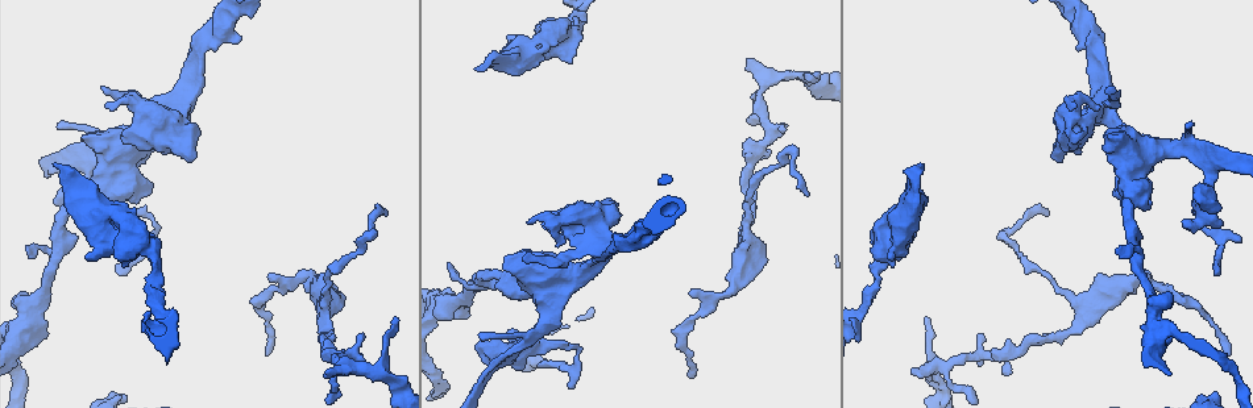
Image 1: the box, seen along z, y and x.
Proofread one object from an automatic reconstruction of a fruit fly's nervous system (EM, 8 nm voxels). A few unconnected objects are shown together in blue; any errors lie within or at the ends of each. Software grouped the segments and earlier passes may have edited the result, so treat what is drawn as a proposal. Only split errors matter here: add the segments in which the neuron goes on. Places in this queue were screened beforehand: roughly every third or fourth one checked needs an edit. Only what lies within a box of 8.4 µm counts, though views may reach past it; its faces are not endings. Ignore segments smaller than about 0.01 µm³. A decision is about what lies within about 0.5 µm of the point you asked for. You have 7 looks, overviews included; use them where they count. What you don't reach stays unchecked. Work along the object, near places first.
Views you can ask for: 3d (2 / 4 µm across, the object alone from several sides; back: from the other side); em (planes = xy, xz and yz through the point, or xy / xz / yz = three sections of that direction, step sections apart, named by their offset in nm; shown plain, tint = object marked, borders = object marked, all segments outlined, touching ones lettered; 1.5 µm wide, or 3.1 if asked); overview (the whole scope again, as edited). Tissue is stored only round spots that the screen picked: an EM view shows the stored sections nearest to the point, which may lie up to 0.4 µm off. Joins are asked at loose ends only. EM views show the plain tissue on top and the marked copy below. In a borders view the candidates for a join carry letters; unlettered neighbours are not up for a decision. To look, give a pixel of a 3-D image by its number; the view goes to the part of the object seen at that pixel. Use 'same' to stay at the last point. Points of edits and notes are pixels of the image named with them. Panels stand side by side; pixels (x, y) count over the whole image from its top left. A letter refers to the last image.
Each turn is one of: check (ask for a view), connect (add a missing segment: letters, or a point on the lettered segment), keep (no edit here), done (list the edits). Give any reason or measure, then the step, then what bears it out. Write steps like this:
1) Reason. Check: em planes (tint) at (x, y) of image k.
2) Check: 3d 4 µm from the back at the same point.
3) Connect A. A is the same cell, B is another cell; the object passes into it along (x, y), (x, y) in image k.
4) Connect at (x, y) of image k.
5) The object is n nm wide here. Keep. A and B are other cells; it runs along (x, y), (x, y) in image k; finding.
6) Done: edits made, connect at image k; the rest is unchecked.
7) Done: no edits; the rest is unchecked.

An open end. Check: em xy step 4 (borders) at (911, 369) of image 1.

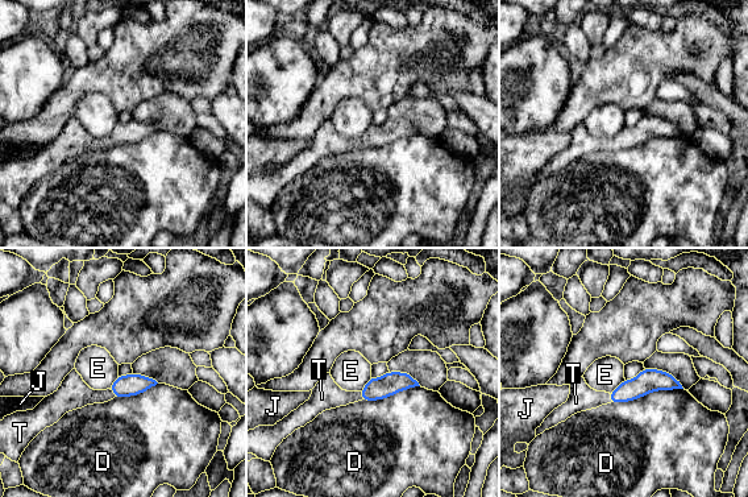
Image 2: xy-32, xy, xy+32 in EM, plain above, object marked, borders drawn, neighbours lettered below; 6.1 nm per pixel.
Another direction. Check: em planes (borders) at the same point.

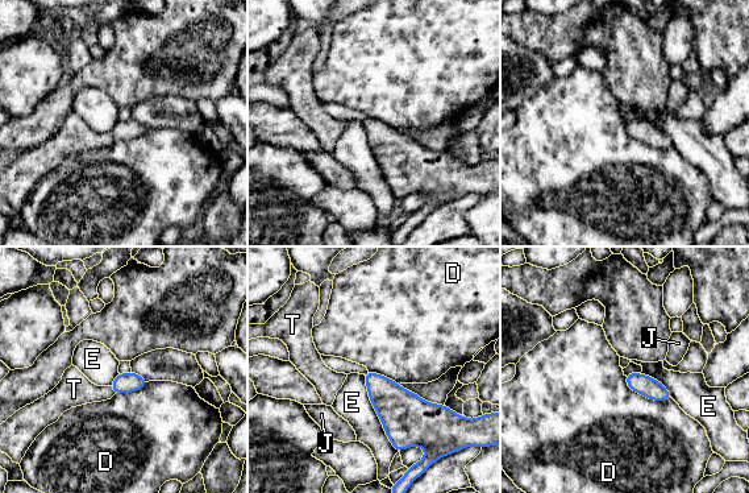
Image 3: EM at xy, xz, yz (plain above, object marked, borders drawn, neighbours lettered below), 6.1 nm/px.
The object is 130 nm wide here. Connect T. T is the same cell, D, E and J are other cells; the object passes into it along (124, 382), (112, 389), (74, 389) in image 3; the neuron continues.

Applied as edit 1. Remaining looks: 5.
An open end. Check: 3d 4 µm at (387, 215) of image 1.

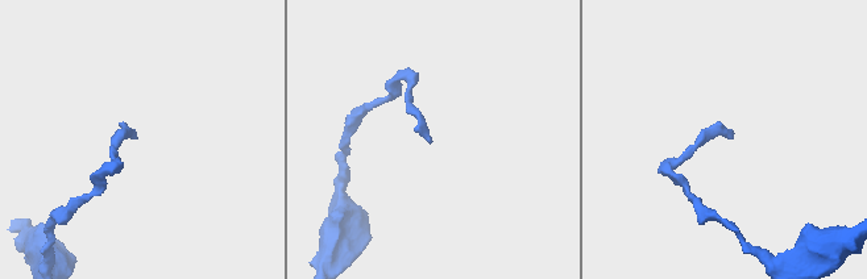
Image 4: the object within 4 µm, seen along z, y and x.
Shape alone is not enough. Check: em planes (borders) at (135, 135) of image 4.

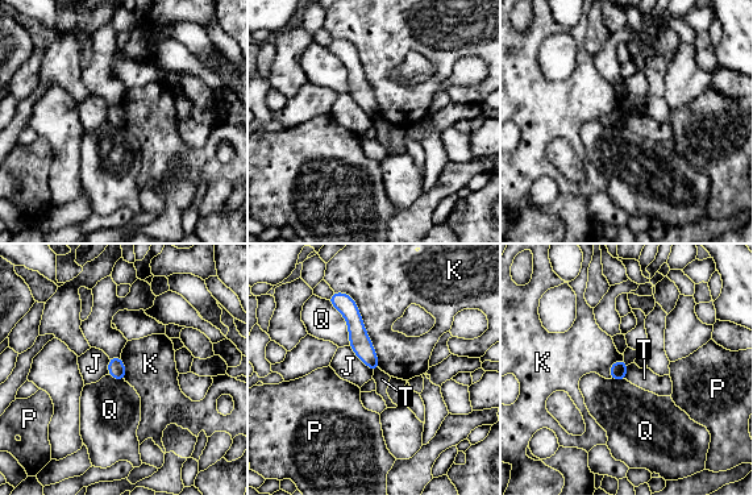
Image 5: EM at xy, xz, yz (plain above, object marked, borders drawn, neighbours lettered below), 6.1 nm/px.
Keep. J, K, P, Q and T are other cells; no lettered segment goes on from it.

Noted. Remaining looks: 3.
Free end. Check: em yz step 4 (tint) at (133, 208) of image 1.

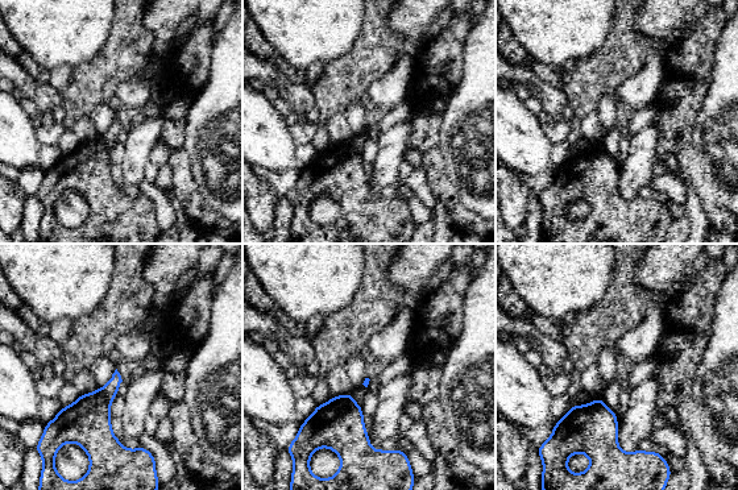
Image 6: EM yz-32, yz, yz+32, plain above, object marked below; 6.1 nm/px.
Check: em planes (borders) at the same point.

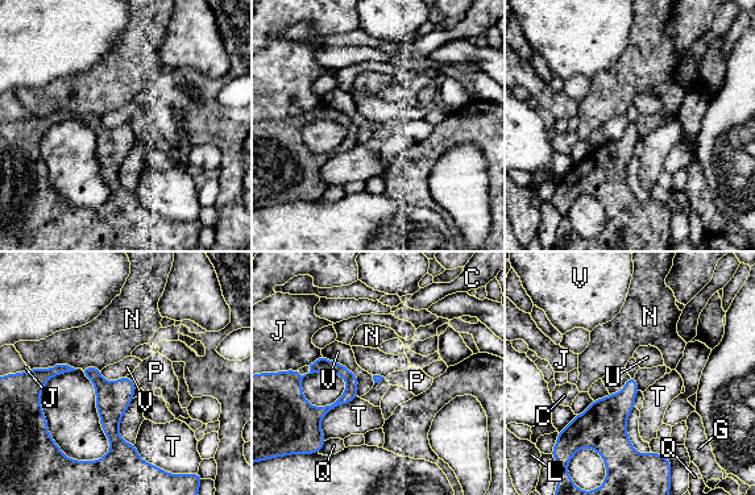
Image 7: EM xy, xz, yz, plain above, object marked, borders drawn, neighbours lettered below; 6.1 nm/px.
Keep. C, G, J, L, N, P, Q, T, U and V are other cells; a border runs along (322, 354), (357, 378), (359, 396) in image 7; no lettered segment goes on from it.

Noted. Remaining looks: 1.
Done: edits made, connect at image 3; the rest is unchecked.

